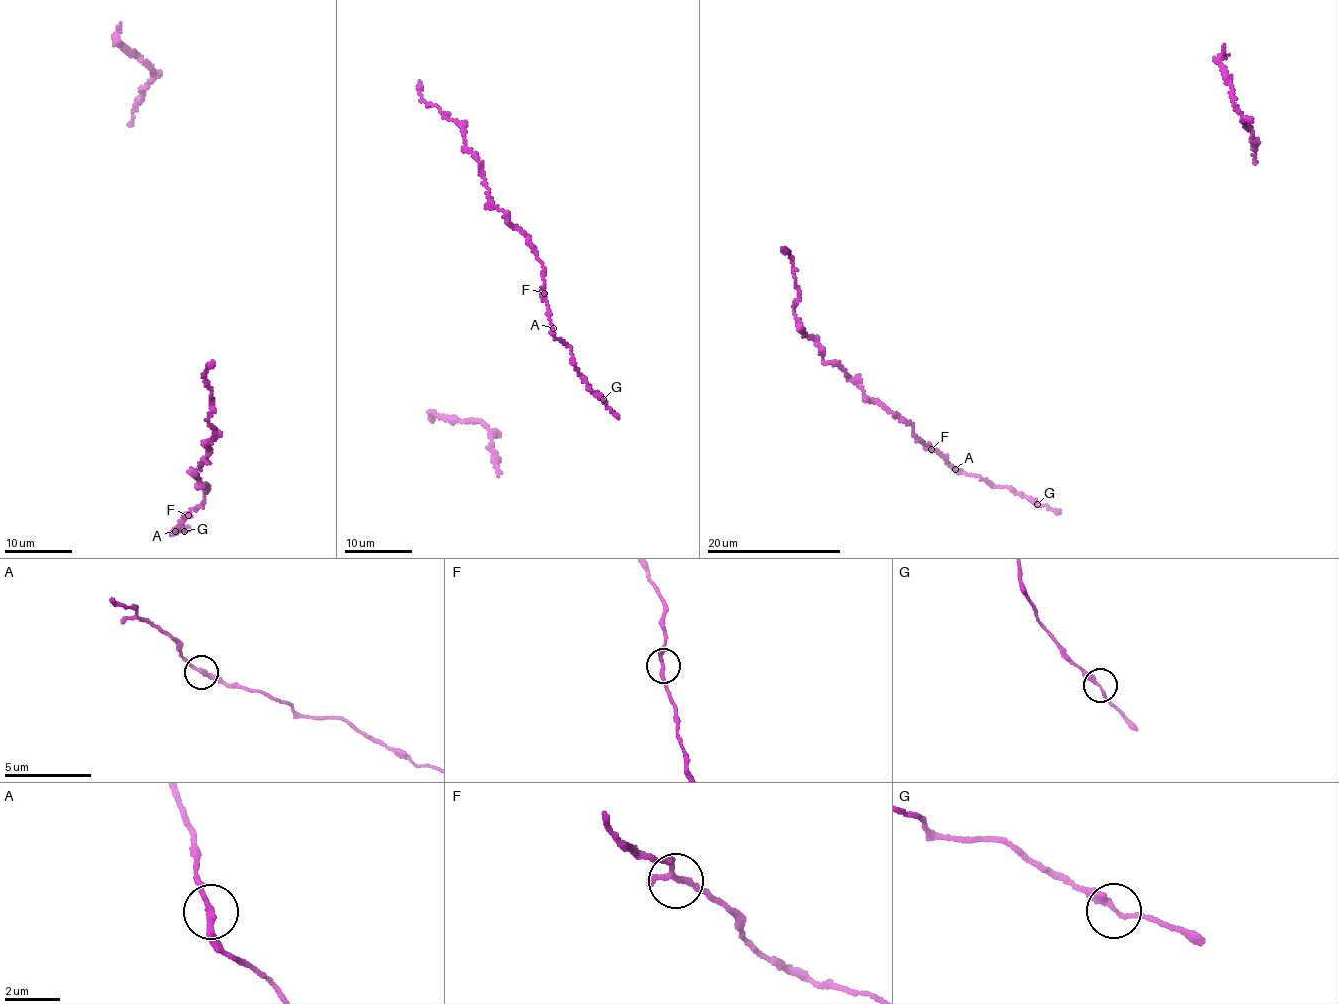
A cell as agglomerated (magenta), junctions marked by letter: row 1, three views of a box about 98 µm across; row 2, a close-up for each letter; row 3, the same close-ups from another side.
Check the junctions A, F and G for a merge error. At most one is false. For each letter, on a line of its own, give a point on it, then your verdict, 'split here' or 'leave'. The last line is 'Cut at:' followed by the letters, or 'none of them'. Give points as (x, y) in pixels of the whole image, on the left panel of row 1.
A: place (175, 531); leave
F: place (188, 515); leave
G: place (184, 531); leave
Cut at: none of them

